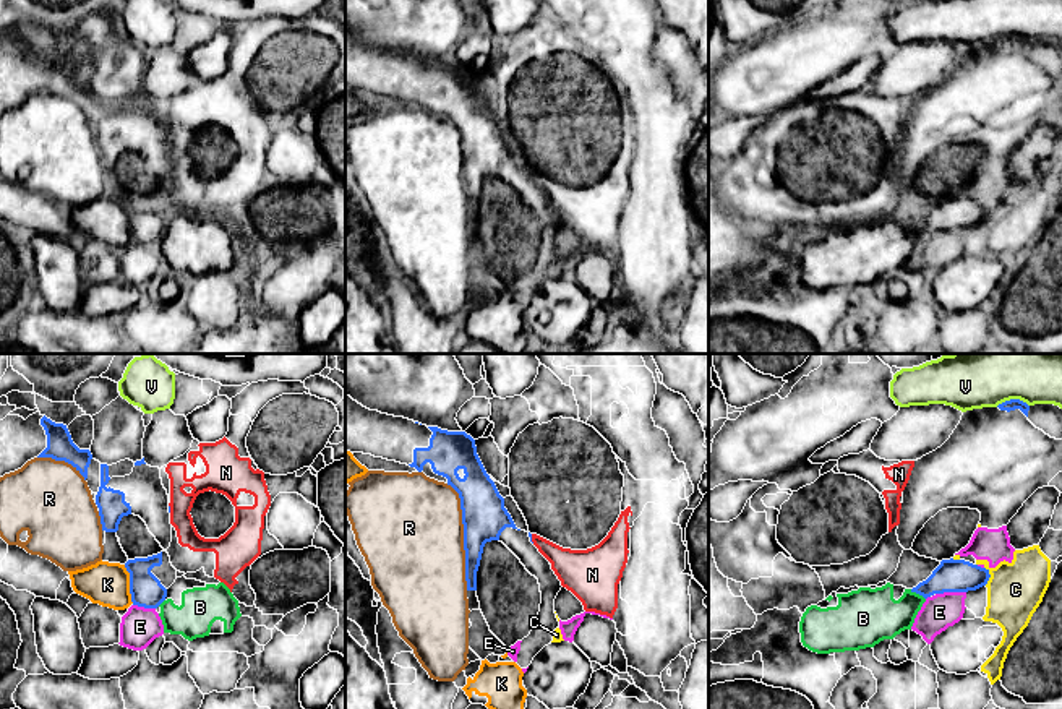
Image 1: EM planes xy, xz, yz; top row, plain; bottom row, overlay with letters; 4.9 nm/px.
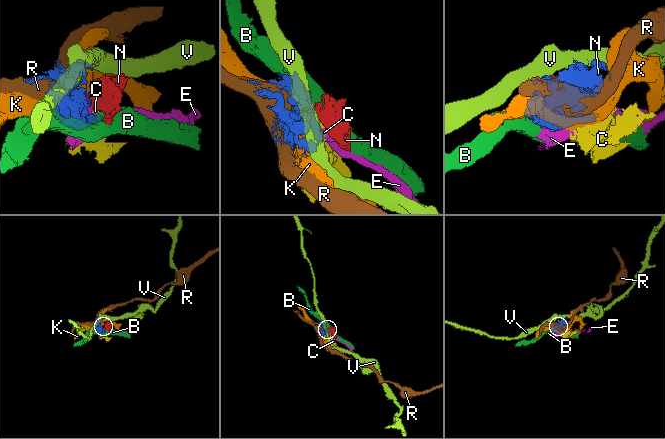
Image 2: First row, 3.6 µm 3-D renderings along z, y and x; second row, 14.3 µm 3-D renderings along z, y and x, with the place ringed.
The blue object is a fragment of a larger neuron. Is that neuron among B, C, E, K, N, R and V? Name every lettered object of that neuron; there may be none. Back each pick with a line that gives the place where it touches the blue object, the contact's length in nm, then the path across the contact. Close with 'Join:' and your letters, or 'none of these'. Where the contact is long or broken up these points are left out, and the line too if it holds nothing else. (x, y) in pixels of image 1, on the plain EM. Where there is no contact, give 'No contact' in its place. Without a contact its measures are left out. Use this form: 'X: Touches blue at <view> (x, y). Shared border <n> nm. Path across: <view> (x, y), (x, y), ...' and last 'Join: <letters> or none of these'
Join: none of these

